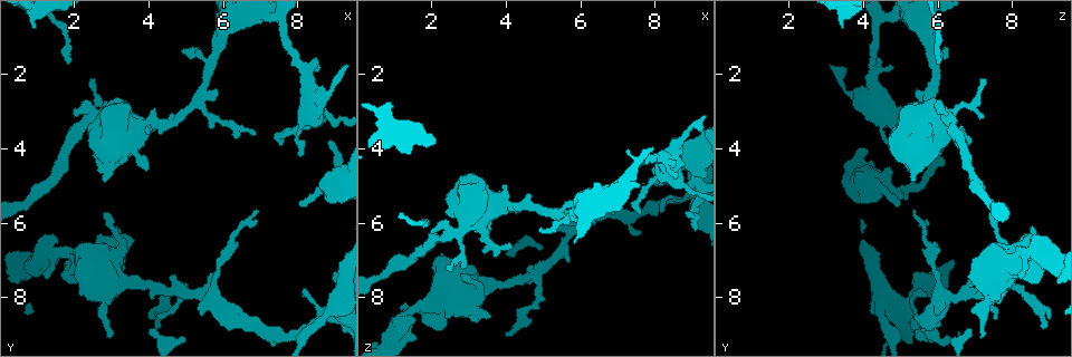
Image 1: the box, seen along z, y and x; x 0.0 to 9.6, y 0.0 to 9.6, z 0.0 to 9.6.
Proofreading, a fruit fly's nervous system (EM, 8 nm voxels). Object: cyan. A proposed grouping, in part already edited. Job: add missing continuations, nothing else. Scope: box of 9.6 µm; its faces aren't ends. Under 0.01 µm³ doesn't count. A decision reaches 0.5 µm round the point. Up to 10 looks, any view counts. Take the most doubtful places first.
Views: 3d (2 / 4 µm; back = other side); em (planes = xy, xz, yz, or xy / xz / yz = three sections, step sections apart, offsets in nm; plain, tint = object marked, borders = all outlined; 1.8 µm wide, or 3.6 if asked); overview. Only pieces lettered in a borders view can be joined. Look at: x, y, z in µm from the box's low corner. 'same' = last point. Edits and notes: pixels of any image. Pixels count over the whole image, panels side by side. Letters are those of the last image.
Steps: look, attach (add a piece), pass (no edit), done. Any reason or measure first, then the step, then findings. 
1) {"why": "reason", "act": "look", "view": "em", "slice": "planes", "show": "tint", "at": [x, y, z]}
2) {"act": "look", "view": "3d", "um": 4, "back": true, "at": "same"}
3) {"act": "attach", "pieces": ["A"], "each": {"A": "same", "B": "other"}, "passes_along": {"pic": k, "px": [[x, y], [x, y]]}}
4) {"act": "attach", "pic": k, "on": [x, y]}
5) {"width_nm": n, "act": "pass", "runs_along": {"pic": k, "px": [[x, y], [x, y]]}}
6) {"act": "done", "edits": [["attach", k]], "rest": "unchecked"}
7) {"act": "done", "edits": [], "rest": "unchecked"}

{"why": "free end", "act": "look", "view": "3d", "um": 2, "at": [0.95, 0.75, 3.50]}

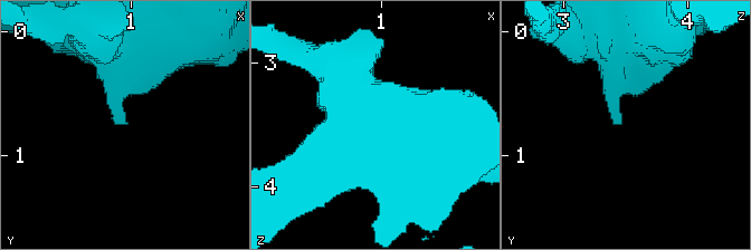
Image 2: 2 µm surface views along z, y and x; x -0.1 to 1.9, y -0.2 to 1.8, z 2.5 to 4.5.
{"act": "look", "view": "em", "slice": "planes", "show": "borders", "at": [0.94, 0.76, 3.48]}

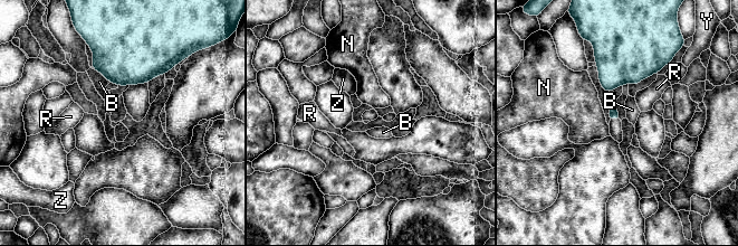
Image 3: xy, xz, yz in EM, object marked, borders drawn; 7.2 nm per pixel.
{"act": "pass", "each": {"B": "other", "N": "other", "R": "other", "Y": "other", "Z": "other"}, "border": {"pic": 3, "px": [[94, 68], [109, 82]]}, "found": "none of them fits"}

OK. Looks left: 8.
{"why": "free end", "act": "look", "view": "3d", "um": 2, "at": [4.05, 8.90, 6.80]}

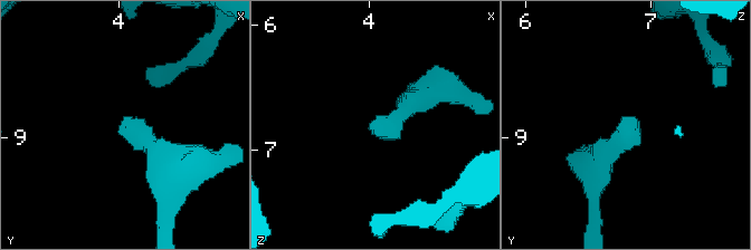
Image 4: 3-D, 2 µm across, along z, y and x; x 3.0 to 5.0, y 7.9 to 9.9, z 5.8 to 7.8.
{"act": "look", "view": "em", "slice": "planes", "show": "tint", "at": [4.02, 8.90, 6.82]}

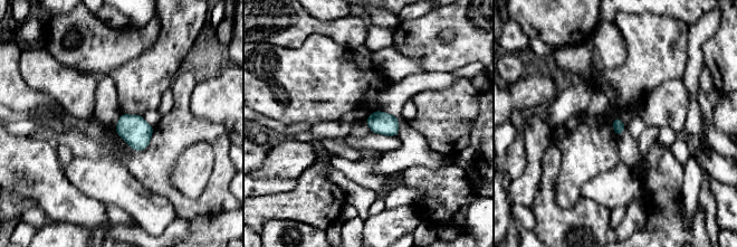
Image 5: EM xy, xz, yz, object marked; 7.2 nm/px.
{"why": "what lies round it", "act": "look", "view": "em", "slice": "planes", "show": "borders", "at": "same"}

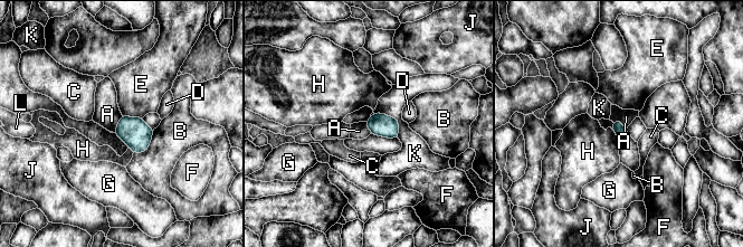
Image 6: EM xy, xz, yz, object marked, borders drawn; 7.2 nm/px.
{"act": "pass", "each": {"A": "other", "B": "other", "C": "other", "D": "other", "E": "other", "F": "other", "G": "other", "H": "other", "J": "other", "K": "other", "L": "other"}, "border": {"pic": 6, "px": [[122, 115], [114, 132]]}, "found": "none of them fits"}

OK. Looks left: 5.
{"why": "long arm stops here", "act": "look", "view": "em", "slice": "yz", "step": 8, "show": "tint", "at": [8.90, 3.80, 5.80]}

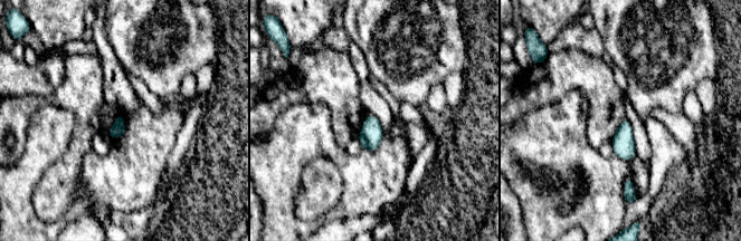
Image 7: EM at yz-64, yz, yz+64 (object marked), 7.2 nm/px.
{"act": "look", "view": "em", "slice": "planes", "show": "tint", "at": "same"}

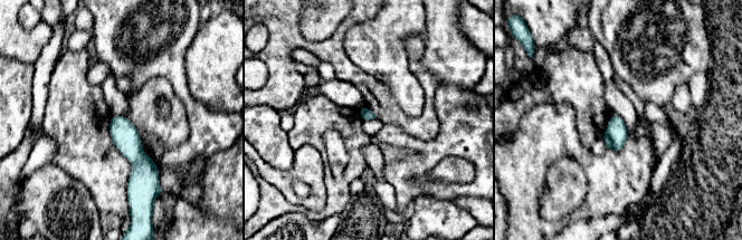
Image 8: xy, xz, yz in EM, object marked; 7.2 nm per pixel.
{"act": "look", "view": "em", "slice": "planes", "show": "borders", "at": "same"}

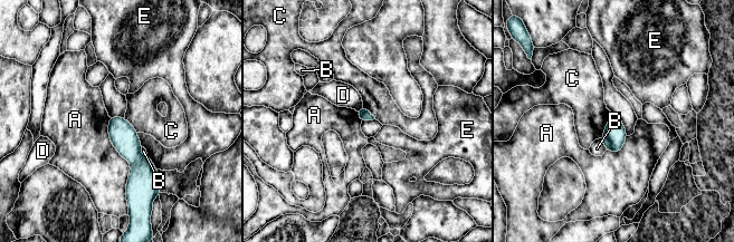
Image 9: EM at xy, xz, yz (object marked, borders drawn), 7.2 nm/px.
{"act": "pass", "each": {"A": "other", "B": "other", "C": "other", "D": "other", "E": "other"}, "found": "none of them fits"}

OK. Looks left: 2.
{"act": "done", "edits": [], "rest": "unchecked"}

